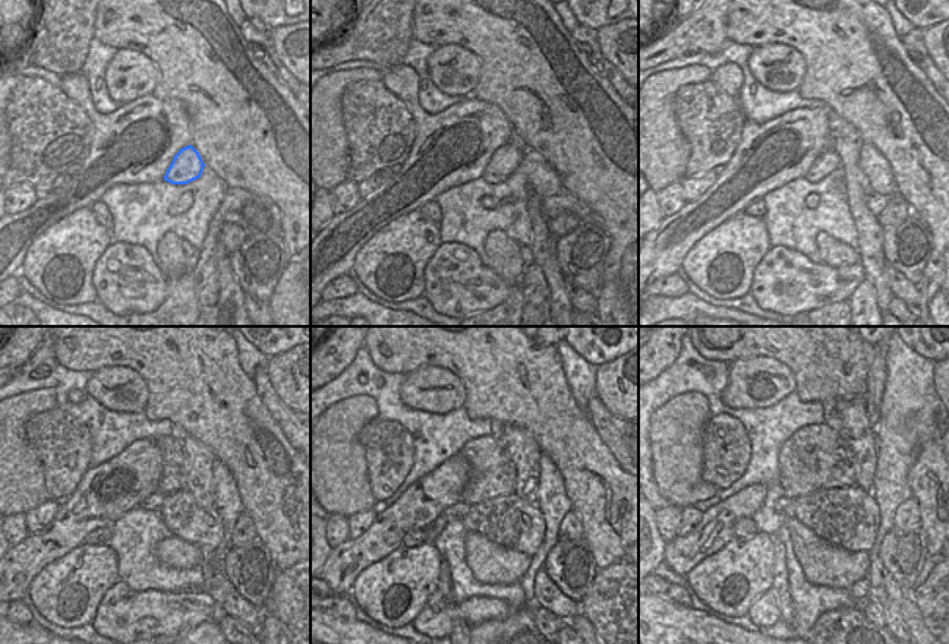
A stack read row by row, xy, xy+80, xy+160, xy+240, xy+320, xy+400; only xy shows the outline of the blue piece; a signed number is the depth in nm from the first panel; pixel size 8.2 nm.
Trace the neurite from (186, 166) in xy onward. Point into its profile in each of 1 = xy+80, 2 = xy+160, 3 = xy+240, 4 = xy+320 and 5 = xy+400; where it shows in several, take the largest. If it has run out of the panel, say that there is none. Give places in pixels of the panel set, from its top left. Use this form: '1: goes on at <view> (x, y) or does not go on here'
1: goes on at xy+80 (504, 161)
2: goes on at xy+160 (828, 161)
3: goes on at xy+240 (154, 501)
4: goes on at xy+320 (460, 508)
5: goes on at xy+400 (781, 504)

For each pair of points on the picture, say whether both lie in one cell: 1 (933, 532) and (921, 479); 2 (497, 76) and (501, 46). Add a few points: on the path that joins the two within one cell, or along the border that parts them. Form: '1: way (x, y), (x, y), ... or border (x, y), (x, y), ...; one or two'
1: way (929, 518), (929, 492); one
2: way (501, 69), (501, 53); one

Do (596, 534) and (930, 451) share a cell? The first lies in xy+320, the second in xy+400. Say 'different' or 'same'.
same

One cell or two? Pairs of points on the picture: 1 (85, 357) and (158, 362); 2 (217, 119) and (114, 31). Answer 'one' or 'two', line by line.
1: one
2: one

